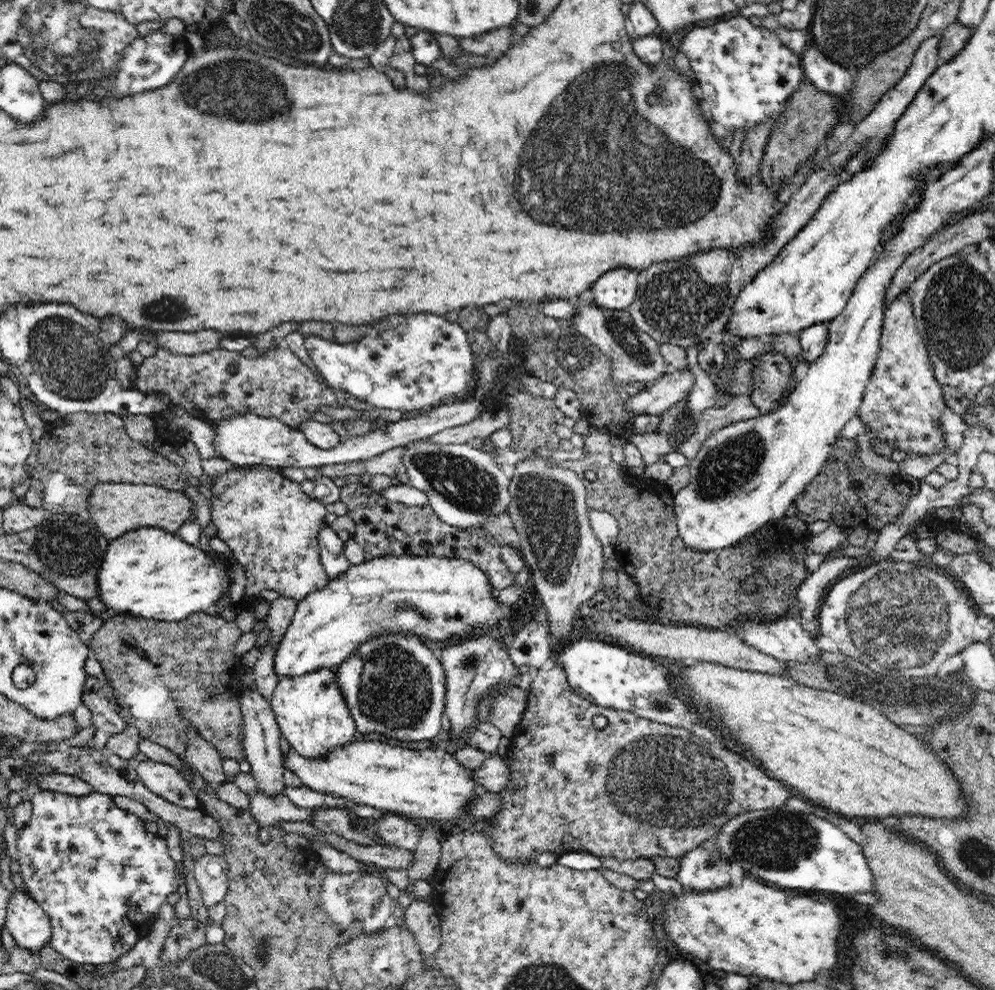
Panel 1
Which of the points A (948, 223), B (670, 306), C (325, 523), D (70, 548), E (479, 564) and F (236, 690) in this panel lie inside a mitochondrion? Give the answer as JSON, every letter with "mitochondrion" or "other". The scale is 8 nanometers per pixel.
{"A":"other","B":"mitochondrion","C":"other","D":"mitochondrion","E":"other","F":"other"}

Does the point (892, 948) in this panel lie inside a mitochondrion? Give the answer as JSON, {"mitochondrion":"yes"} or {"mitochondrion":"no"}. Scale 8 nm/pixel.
{"mitochondrion":"yes"}

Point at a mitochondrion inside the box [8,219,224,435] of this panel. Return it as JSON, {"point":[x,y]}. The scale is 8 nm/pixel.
{"point":[63,355]}

